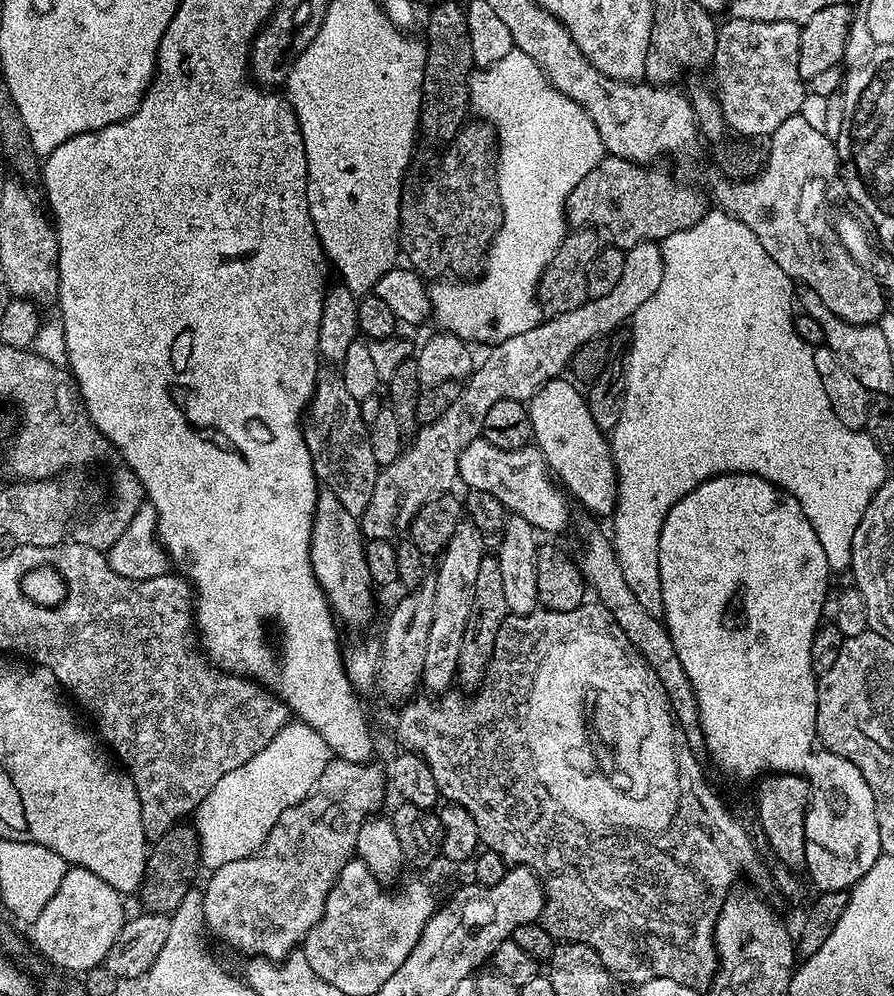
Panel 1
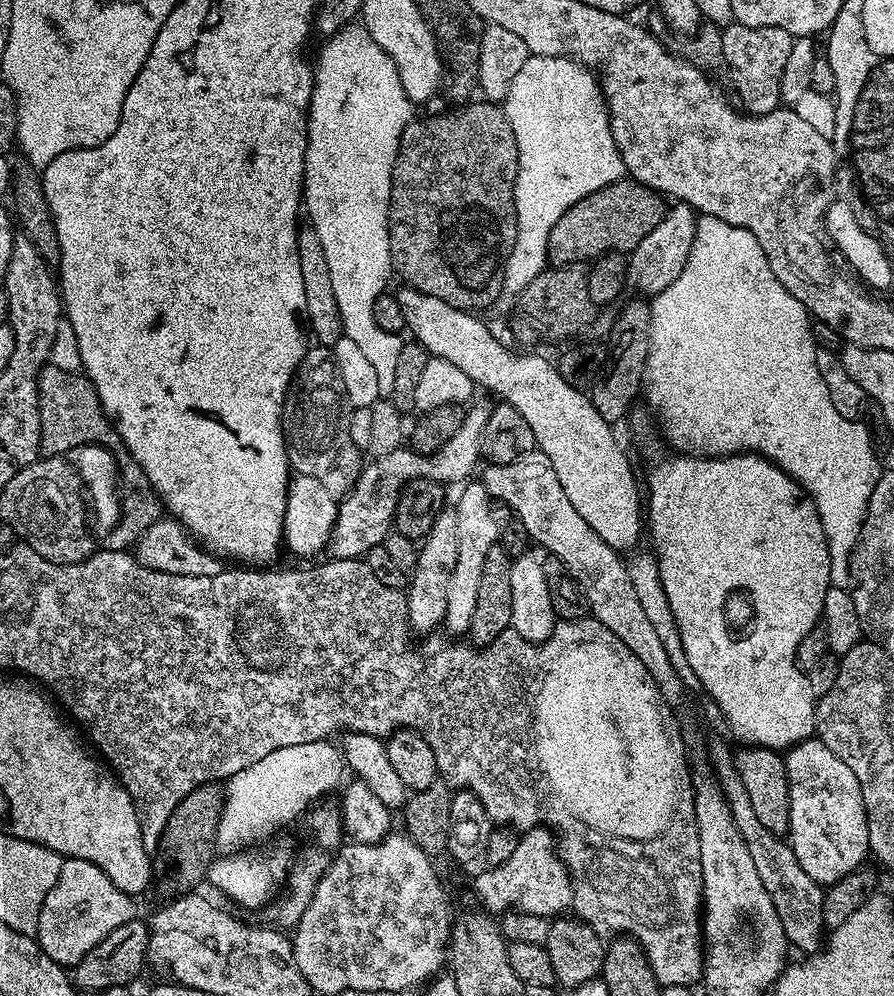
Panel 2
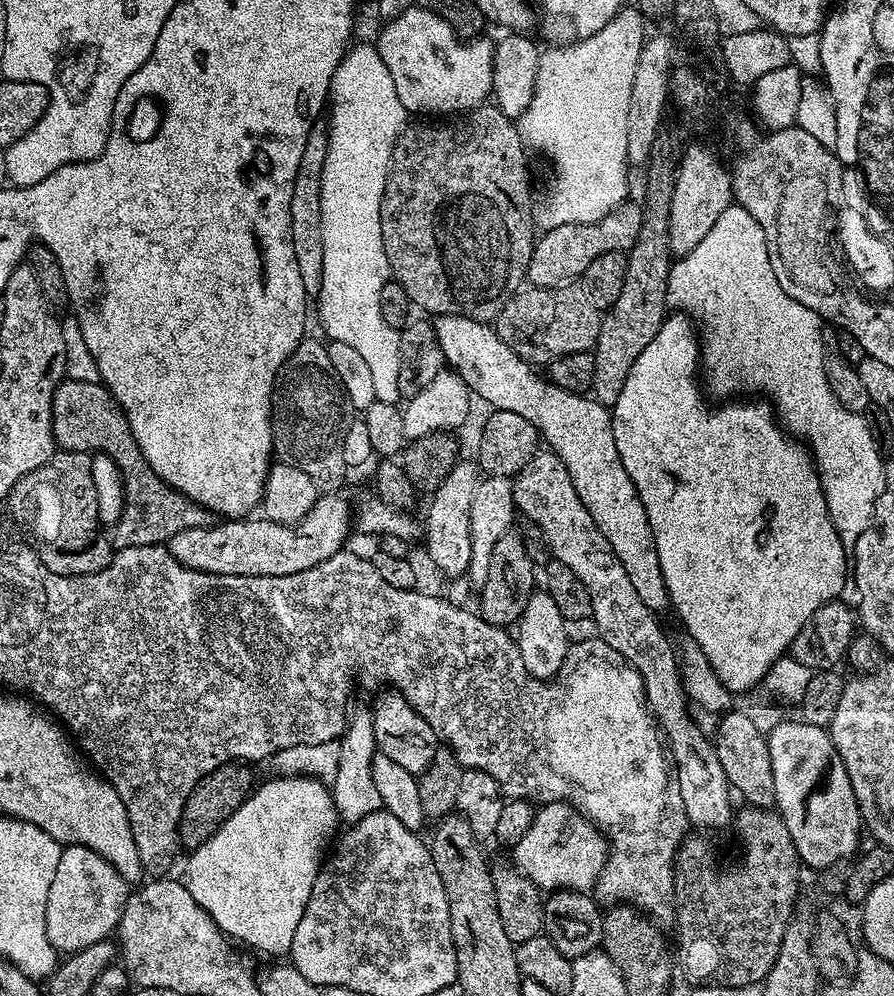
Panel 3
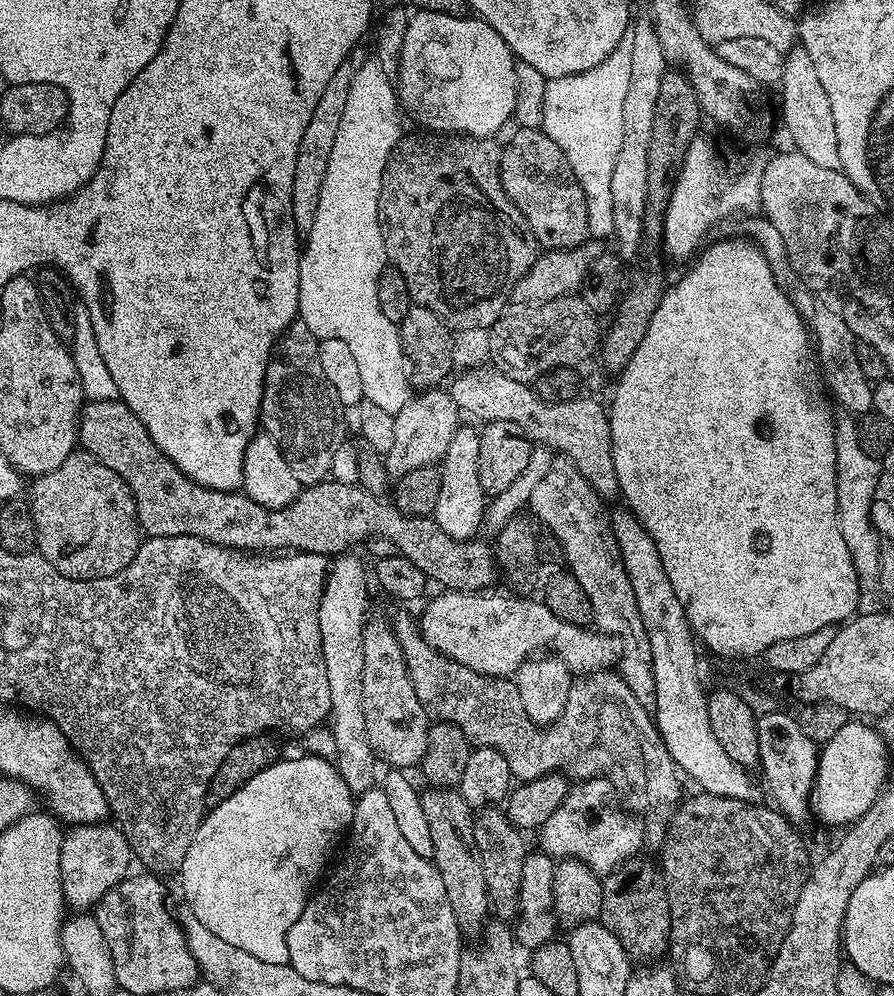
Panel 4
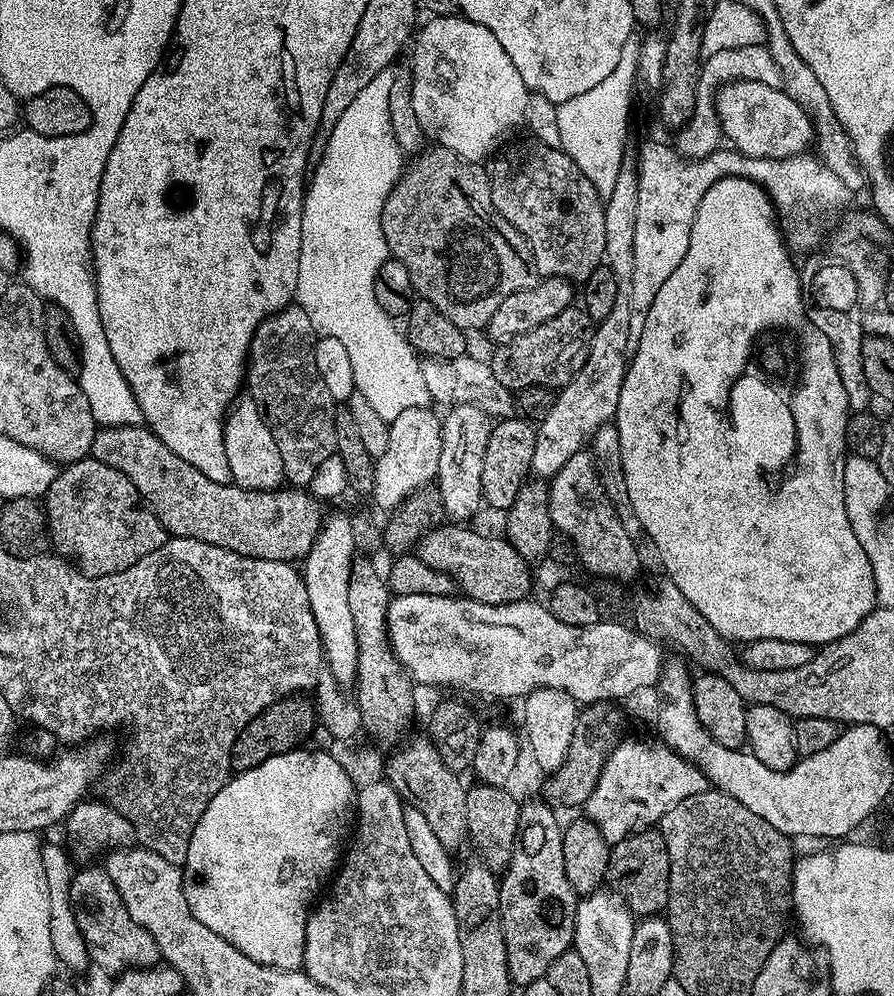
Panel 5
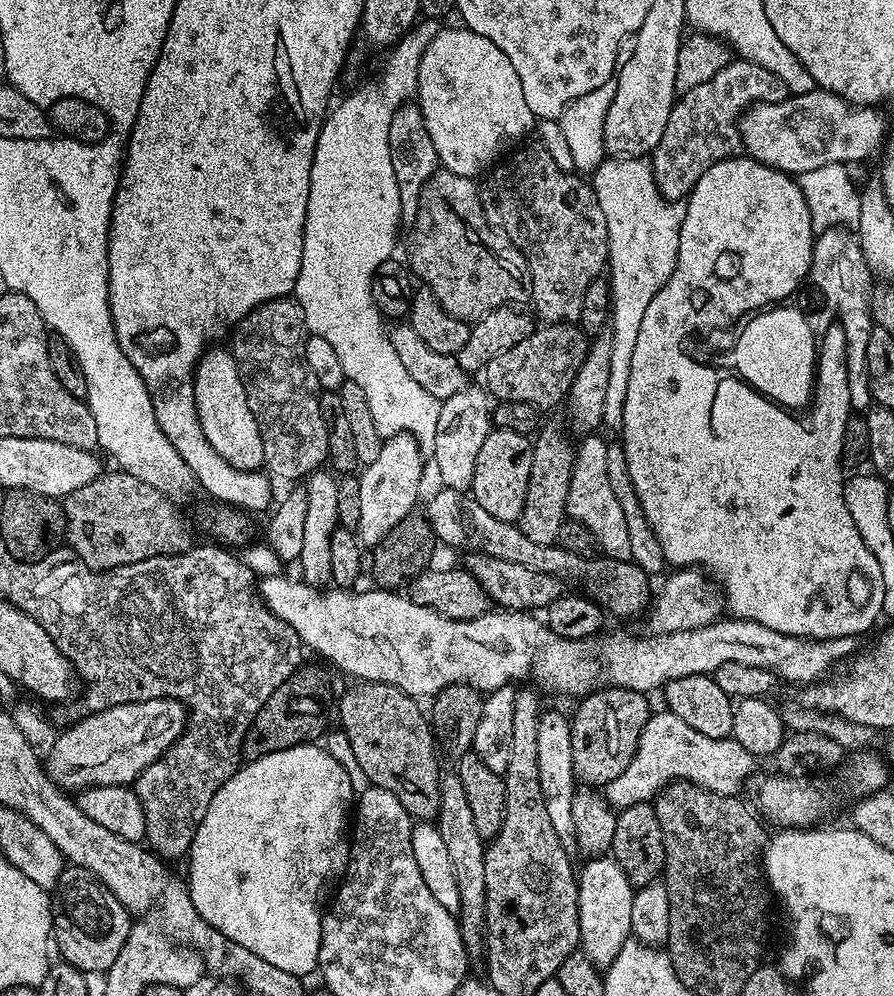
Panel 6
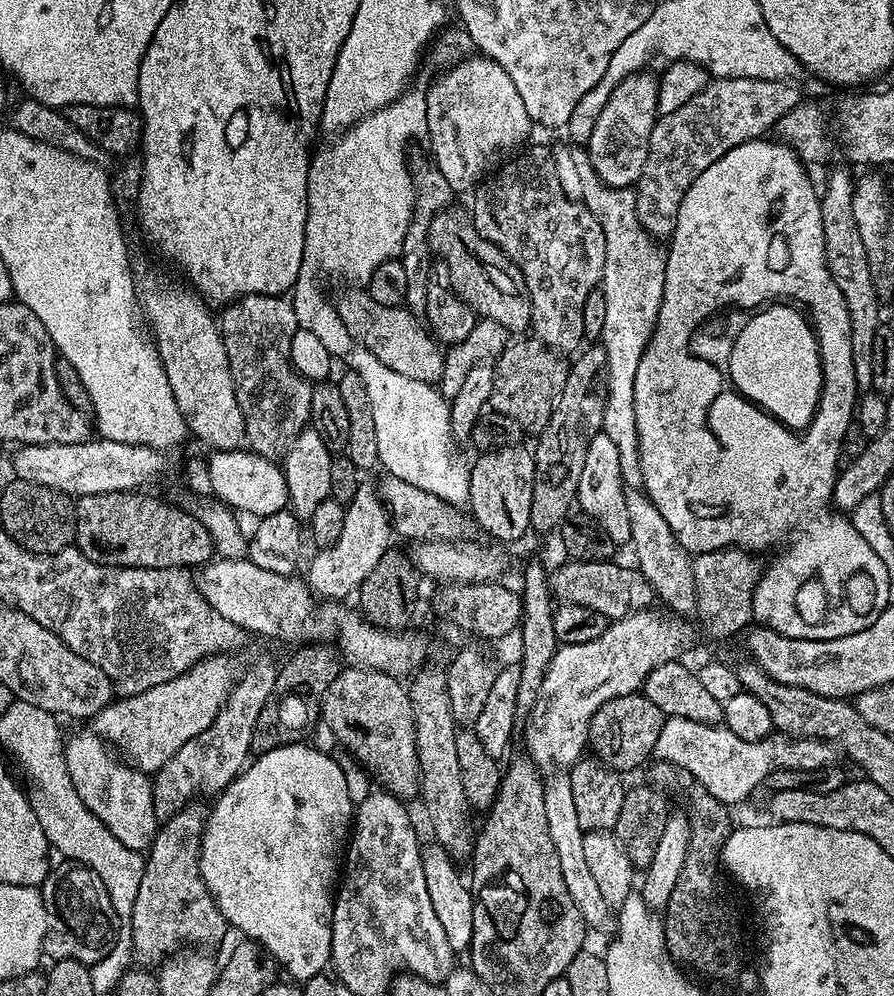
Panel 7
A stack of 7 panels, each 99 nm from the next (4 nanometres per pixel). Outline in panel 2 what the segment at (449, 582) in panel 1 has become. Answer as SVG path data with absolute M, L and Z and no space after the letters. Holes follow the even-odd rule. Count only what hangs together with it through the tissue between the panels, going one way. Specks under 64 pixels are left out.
M465 483L459 489L461 490L460 497L457 498L456 505L454 505L458 518L458 559L454 562L454 574L450 574L443 623L445 629L449 628L447 629L449 633L467 633L470 618L474 618L474 606L478 603L478 585L482 578L482 565L486 562L486 554L490 546L494 546L501 539L500 524L496 521L495 514L492 513L492 507L494 507L492 497L489 496L483 483L472 483Z

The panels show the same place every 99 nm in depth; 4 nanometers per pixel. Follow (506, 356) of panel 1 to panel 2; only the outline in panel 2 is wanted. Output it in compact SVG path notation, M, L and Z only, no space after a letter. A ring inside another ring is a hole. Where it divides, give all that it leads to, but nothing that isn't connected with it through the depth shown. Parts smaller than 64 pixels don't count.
M679 202L673 203L664 213L664 220L638 242L638 246L628 256L628 284L636 287L645 297L657 296L686 266L690 258L690 250L694 244L694 234L696 233L696 221L698 213L695 208L688 204ZM471 405L464 415L458 432L451 436L436 452L416 452L410 446L401 446L385 456L378 456L361 467L358 482L339 501L336 509L336 525L332 531L330 552L337 560L354 560L367 557L374 546L384 543L396 523L396 507L400 491L412 480L435 480L441 486L459 485L467 481L476 462L481 459L482 430L490 410L486 406Z

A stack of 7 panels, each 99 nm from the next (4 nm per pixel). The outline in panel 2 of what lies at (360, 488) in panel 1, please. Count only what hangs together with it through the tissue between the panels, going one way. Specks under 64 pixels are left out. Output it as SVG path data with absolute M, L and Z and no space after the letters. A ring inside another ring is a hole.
M312 346L305 351L296 371L295 382L288 388L288 397L284 400L284 417L280 421L284 427L284 441L291 471L301 476L318 478L318 482L322 482L322 486L326 486L326 490L330 490L334 497L347 496L360 477L362 450L350 438L342 374L338 374L338 366L327 347Z

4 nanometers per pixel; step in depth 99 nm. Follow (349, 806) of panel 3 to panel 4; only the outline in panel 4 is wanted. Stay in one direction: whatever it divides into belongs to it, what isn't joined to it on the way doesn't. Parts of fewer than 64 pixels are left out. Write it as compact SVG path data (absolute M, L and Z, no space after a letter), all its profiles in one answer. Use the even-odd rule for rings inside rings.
M340 554L331 561L320 609L316 617L322 638L322 658L326 678L330 682L330 727L334 734L334 763L342 774L342 782L353 794L369 792L377 787L378 761L366 738L366 710L362 710L362 638L368 606L368 584L364 581L364 564L356 554Z

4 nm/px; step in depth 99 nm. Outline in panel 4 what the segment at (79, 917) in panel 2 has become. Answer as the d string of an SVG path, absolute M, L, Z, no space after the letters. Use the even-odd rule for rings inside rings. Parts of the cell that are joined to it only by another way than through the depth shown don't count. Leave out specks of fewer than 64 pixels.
M112 822L77 824L64 832L60 851L60 881L64 903L72 910L92 910L111 888L127 880L133 871L134 857L130 842Z

